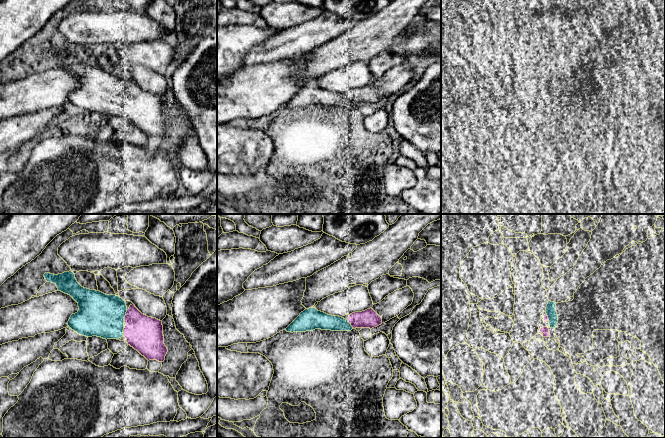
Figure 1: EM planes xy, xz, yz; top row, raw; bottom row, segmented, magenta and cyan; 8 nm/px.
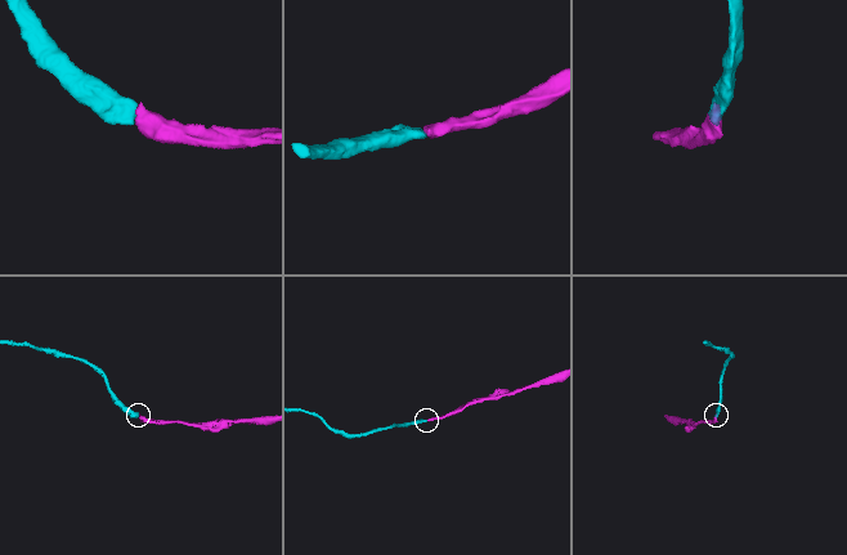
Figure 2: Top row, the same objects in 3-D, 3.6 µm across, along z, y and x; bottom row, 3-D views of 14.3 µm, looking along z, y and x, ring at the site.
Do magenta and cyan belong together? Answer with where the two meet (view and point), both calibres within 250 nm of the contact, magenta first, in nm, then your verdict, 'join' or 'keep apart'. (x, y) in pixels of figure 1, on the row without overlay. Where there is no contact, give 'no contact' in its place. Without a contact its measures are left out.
meets magenta in xy at (125, 92); 280 nm thick on the magenta side, 340 nm on the other; join

